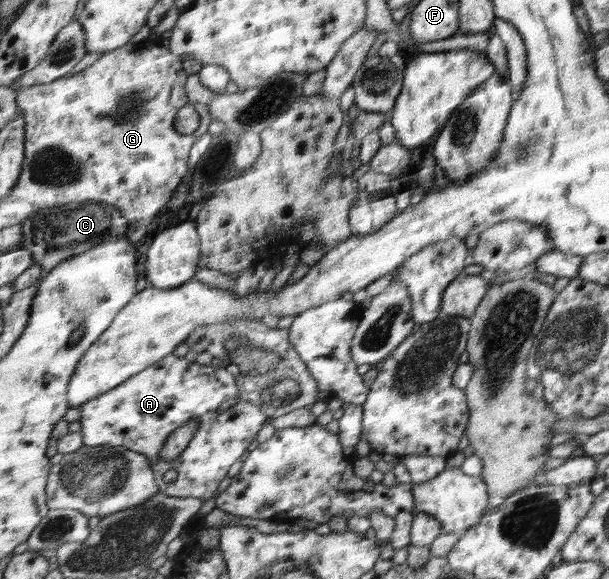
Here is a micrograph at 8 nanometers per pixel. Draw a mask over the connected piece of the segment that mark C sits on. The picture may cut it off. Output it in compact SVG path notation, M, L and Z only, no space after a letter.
M86 201L48 208L27 217L21 223L25 226L22 247L31 248L35 252L35 263L41 264L48 274L67 259L77 259L77 255L95 249L113 237L128 235L130 225L125 218L121 209L106 202Z

